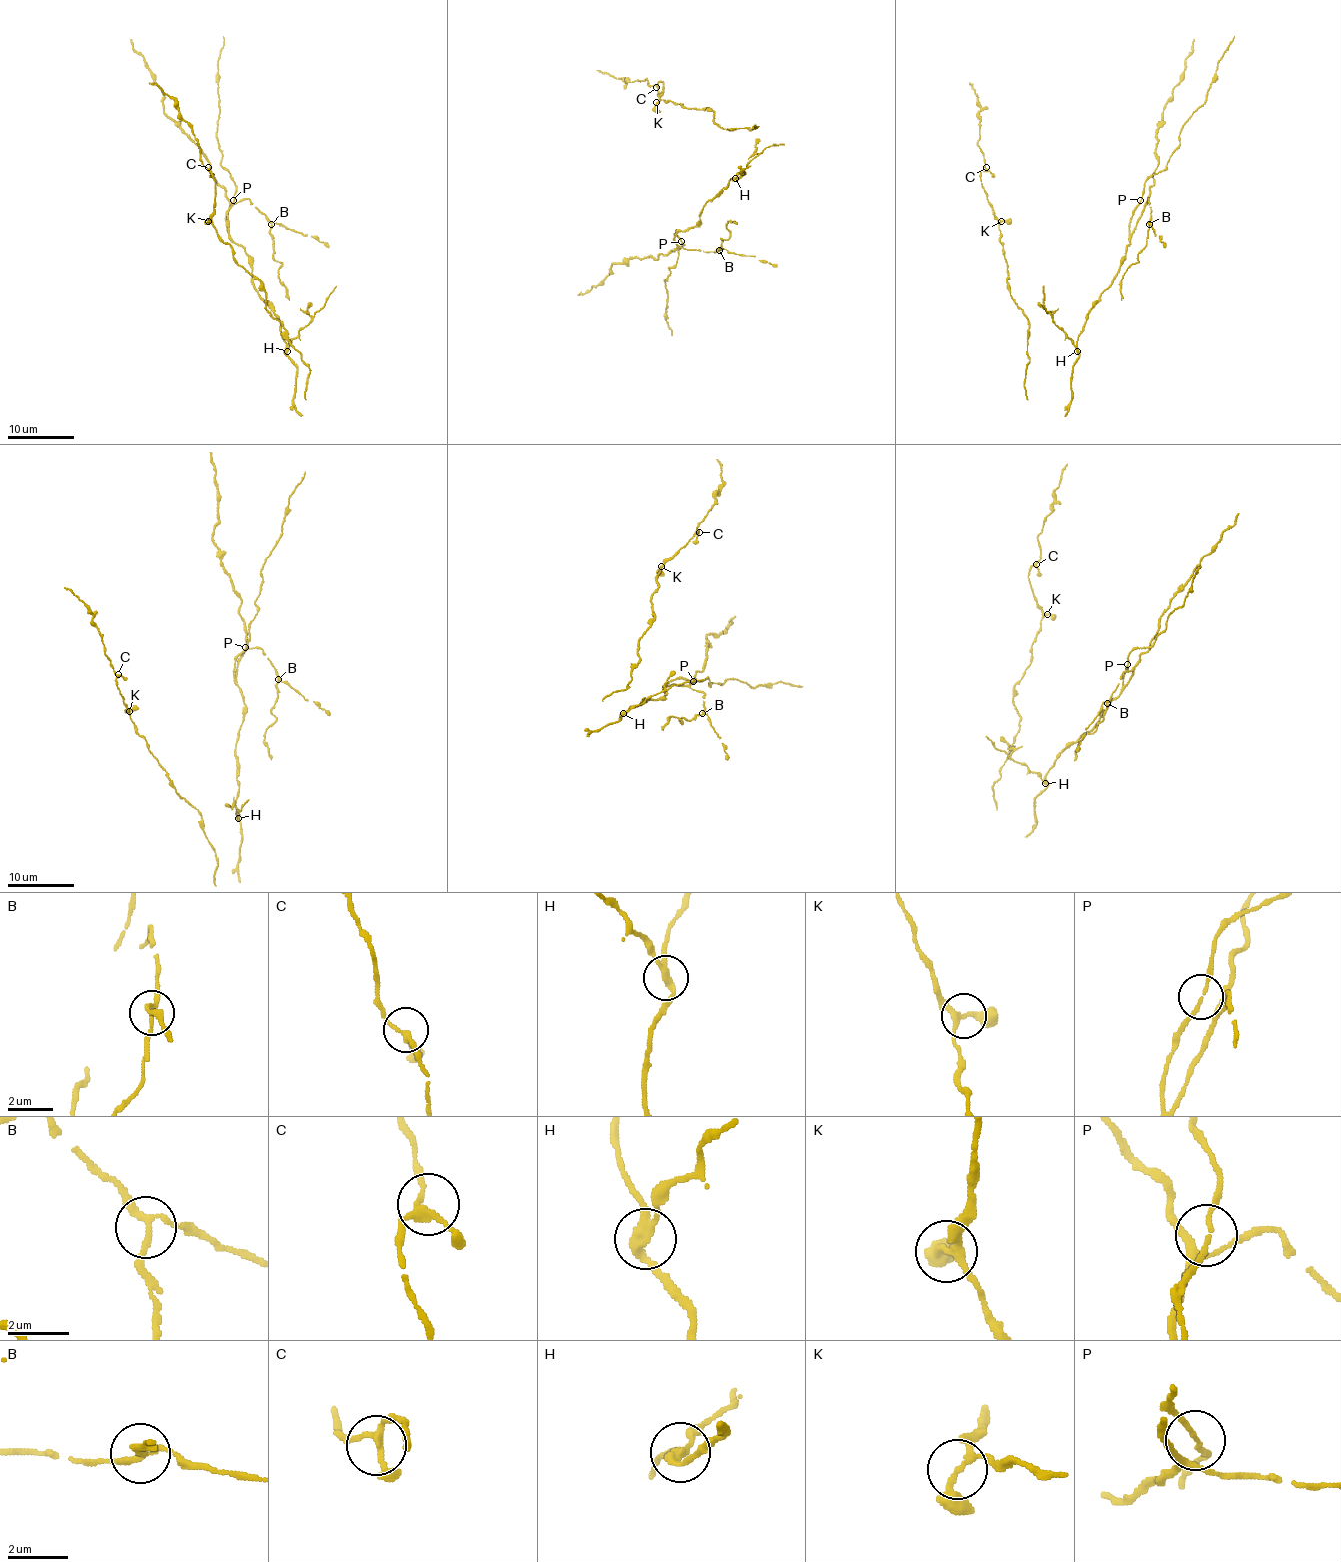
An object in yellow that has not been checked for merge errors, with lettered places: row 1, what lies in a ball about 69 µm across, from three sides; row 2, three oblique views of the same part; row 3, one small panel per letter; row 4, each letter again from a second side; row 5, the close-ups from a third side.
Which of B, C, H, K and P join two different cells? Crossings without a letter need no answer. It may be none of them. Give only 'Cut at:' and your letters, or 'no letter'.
Cut at: B, H

